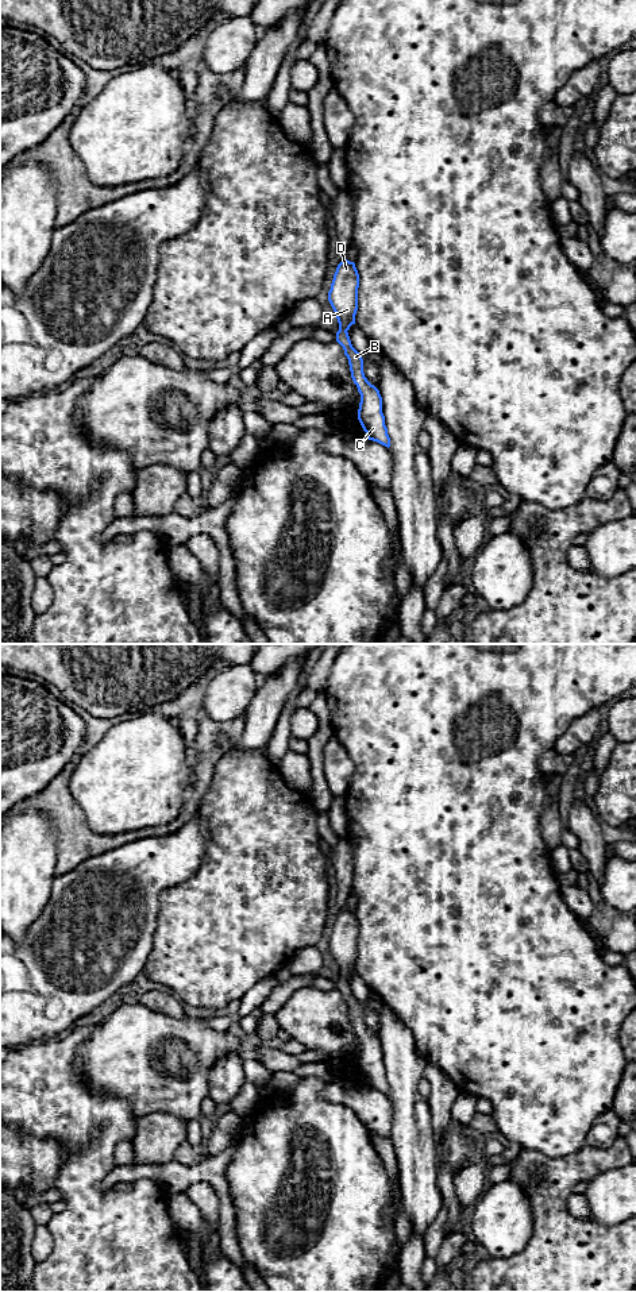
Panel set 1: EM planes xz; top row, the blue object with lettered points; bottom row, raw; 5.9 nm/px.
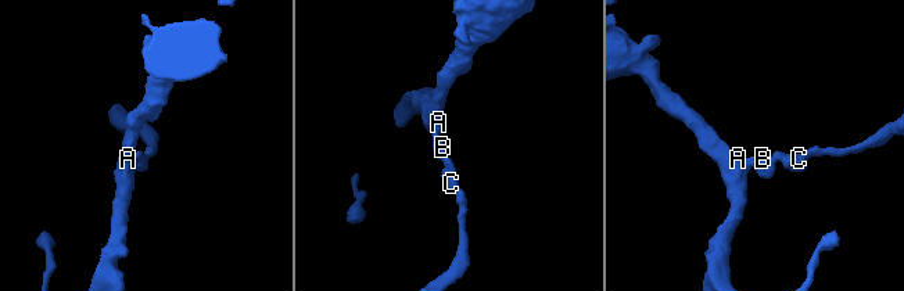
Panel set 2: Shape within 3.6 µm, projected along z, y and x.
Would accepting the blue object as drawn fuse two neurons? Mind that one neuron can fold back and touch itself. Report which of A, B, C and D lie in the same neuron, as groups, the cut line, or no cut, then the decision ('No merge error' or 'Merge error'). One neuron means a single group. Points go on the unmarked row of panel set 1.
Groups: A B C D. No split. No merge error

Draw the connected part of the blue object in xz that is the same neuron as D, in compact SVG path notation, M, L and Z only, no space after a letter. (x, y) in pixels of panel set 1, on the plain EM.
M342 909L334 922L328 949L339 971L336 990L343 995L348 1007L351 1026L361 1042L358 1068L369 1088L390 1095L390 1085L382 1061L382 1045L379 1038L371 1033L363 1021L362 1002L358 1000L350 988L348 977L355 972L358 959L359 922L354 910Z

